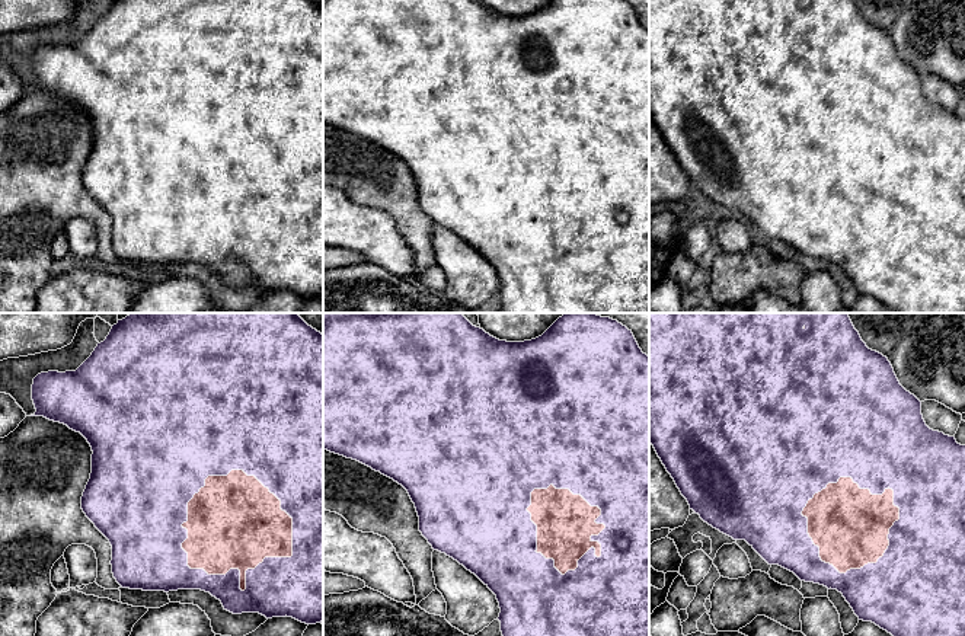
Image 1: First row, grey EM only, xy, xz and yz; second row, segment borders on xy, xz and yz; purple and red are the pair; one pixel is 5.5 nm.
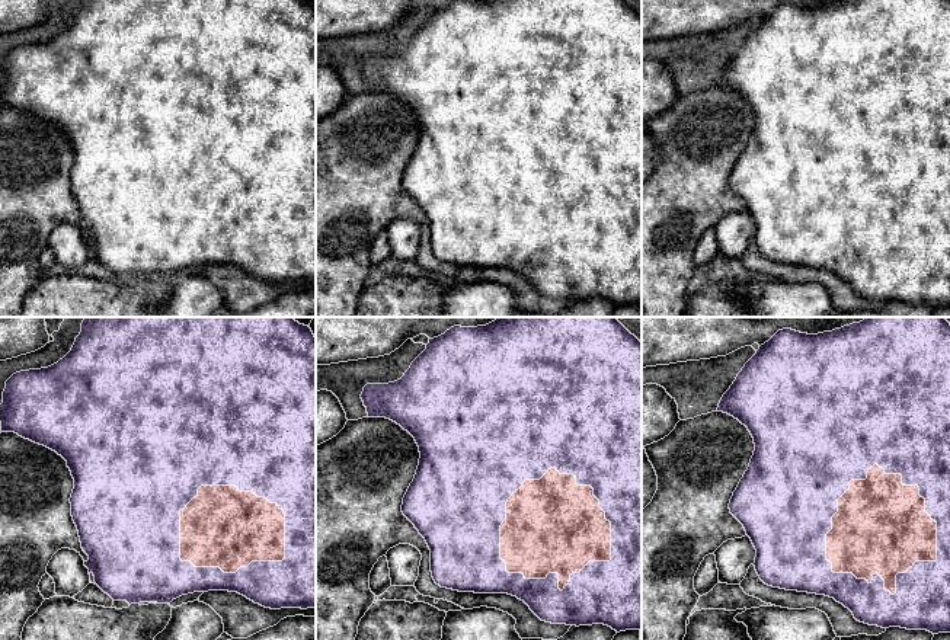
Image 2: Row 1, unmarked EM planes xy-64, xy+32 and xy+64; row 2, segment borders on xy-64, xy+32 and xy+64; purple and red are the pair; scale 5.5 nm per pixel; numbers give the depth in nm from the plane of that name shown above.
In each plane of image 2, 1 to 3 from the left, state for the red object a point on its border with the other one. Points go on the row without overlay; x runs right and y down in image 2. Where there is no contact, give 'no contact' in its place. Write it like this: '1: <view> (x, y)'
1: xy-64 (210, 242)
2: xy+32 (611, 202)
3: xy+64 (937, 202)

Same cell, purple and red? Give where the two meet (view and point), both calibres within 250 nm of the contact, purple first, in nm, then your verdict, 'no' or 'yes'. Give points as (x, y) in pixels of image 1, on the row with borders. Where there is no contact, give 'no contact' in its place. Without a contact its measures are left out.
contact xy (293, 542); calibres 420 and 380 nm; yes

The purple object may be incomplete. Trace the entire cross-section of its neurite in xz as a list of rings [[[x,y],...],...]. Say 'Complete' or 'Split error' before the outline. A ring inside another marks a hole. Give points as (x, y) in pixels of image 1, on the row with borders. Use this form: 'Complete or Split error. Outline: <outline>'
Split error. Outline: [[[323,313],[323,448],[325,448],[325,450],[327,450],[327,451],[330,451],[330,453],[335,453],[335,454],[339,454],[339,456],[343,456],[343,457],[346,457],[346,458],[352,458],[352,460],[357,460],[357,461],[360,461],[360,463],[362,463],[362,464],[365,464],[365,466],[368,466],[368,467],[371,467],[371,469],[373,469],[373,470],[376,470],[376,472],[380,472],[380,473],[381,473],[381,474],[384,474],[384,476],[387,476],[387,477],[390,477],[390,479],[393,479],[393,480],[394,480],[394,482],[397,482],[397,483],[399,483],[399,485],[402,485],[402,486],[403,486],[403,488],[405,488],[405,489],[406,489],[406,490],[408,490],[408,493],[409,493],[409,496],[410,496],[410,499],[412,499],[412,502],[413,502],[413,504],[415,504],[415,508],[416,508],[416,512],[418,512],[418,517],[419,517],[419,531],[421,531],[421,533],[422,533],[422,536],[424,536],[424,537],[425,537],[425,538],[426,538],[426,540],[428,540],[428,543],[429,543],[429,544],[431,544],[431,546],[432,546],[432,549],[434,549],[434,550],[438,550],[438,552],[441,552],[441,553],[445,553],[445,554],[447,554],[447,556],[450,556],[450,557],[453,557],[453,559],[454,559],[454,560],[457,560],[457,562],[458,562],[458,563],[460,563],[460,565],[463,565],[463,566],[464,566],[464,568],[466,568],[466,569],[467,569],[467,571],[470,571],[470,572],[472,572],[472,573],[474,573],[474,575],[476,575],[476,576],[477,576],[477,578],[479,578],[479,579],[480,579],[480,581],[482,581],[482,582],[483,582],[483,584],[485,584],[485,585],[486,585],[486,587],[488,587],[488,588],[489,588],[489,589],[491,589],[491,591],[492,591],[492,592],[493,592],[493,594],[495,594],[495,595],[496,595],[496,600],[498,600],[498,603],[499,603],[499,608],[501,608],[501,613],[499,613],[499,617],[498,617],[498,620],[499,620],[499,621],[501,621],[501,632],[502,632],[502,636],[649,636],[649,357],[648,357],[648,355],[646,355],[646,354],[643,354],[643,352],[642,352],[642,349],[640,349],[640,348],[639,348],[639,345],[638,345],[638,342],[636,342],[636,339],[635,339],[635,336],[633,336],[633,333],[632,333],[632,330],[629,330],[629,329],[627,329],[627,327],[626,327],[626,326],[623,326],[623,325],[622,325],[622,323],[619,323],[619,322],[617,322],[617,320],[613,320],[613,319],[610,319],[610,317],[601,317],[601,316],[597,316],[597,314],[592,314],[592,313],[565,313],[565,314],[563,314],[563,316],[562,316],[562,317],[559,317],[559,319],[557,319],[557,320],[556,320],[556,322],[555,322],[555,323],[553,323],[553,325],[552,325],[552,326],[550,326],[550,327],[549,327],[549,329],[547,329],[547,330],[546,330],[546,332],[544,332],[544,333],[543,333],[543,335],[541,335],[541,336],[539,336],[539,338],[536,338],[536,339],[531,339],[531,341],[524,341],[524,342],[507,342],[507,341],[499,341],[499,339],[496,339],[496,338],[493,338],[493,336],[491,336],[491,335],[489,335],[489,333],[486,333],[486,332],[485,332],[485,330],[483,330],[483,329],[480,329],[480,327],[476,327],[476,326],[473,326],[473,325],[472,325],[472,323],[470,323],[470,322],[469,322],[469,320],[467,320],[467,319],[466,319],[466,317],[464,317],[464,316],[463,316],[463,314],[461,314],[461,313]]]

